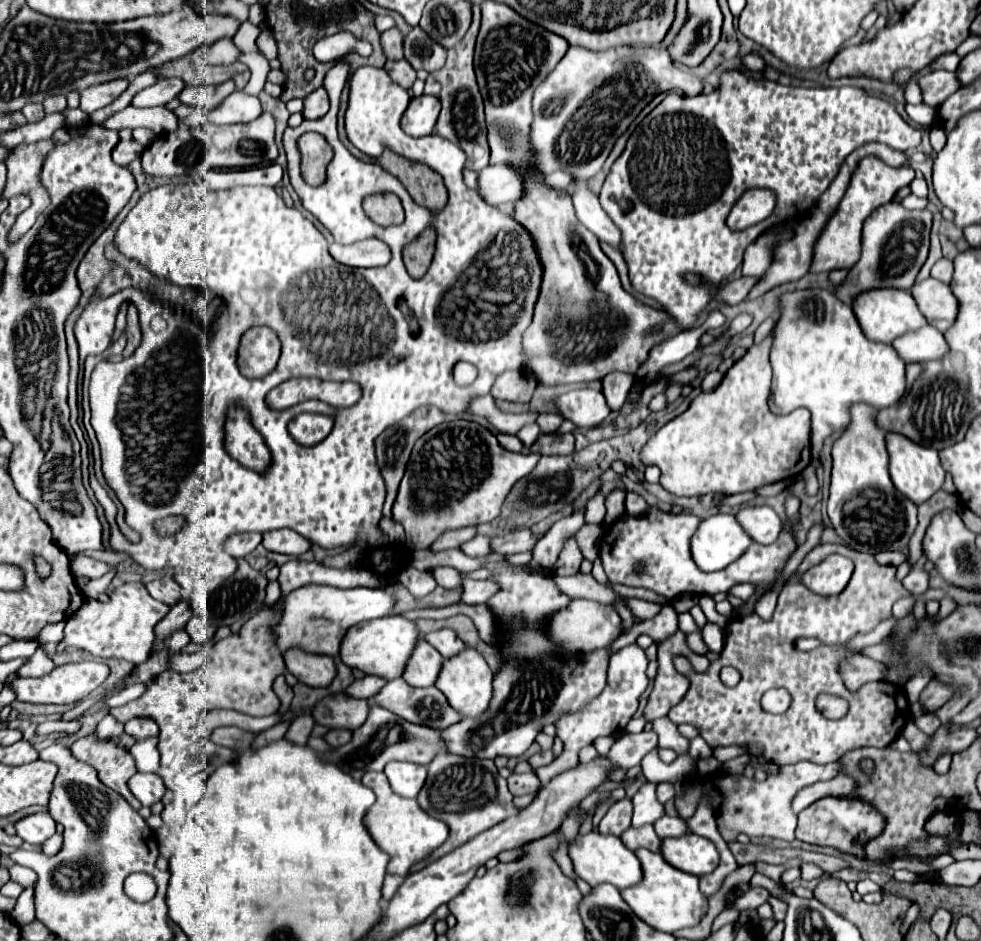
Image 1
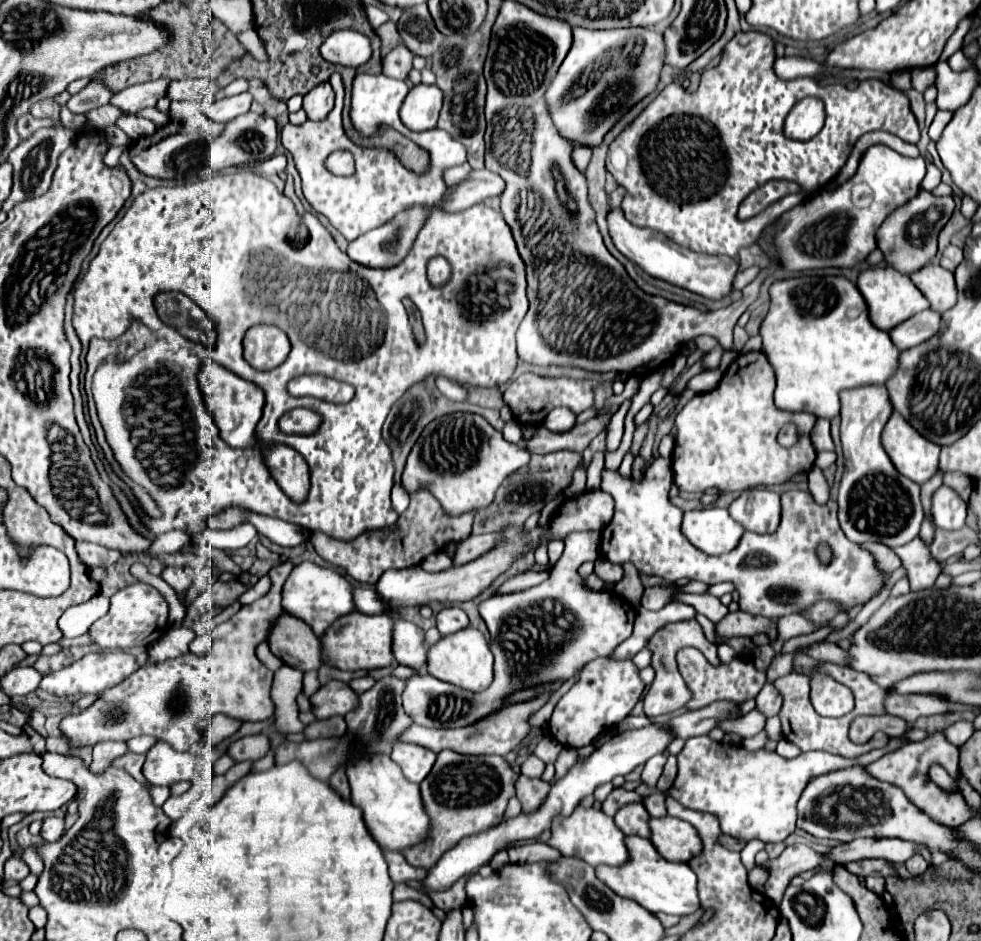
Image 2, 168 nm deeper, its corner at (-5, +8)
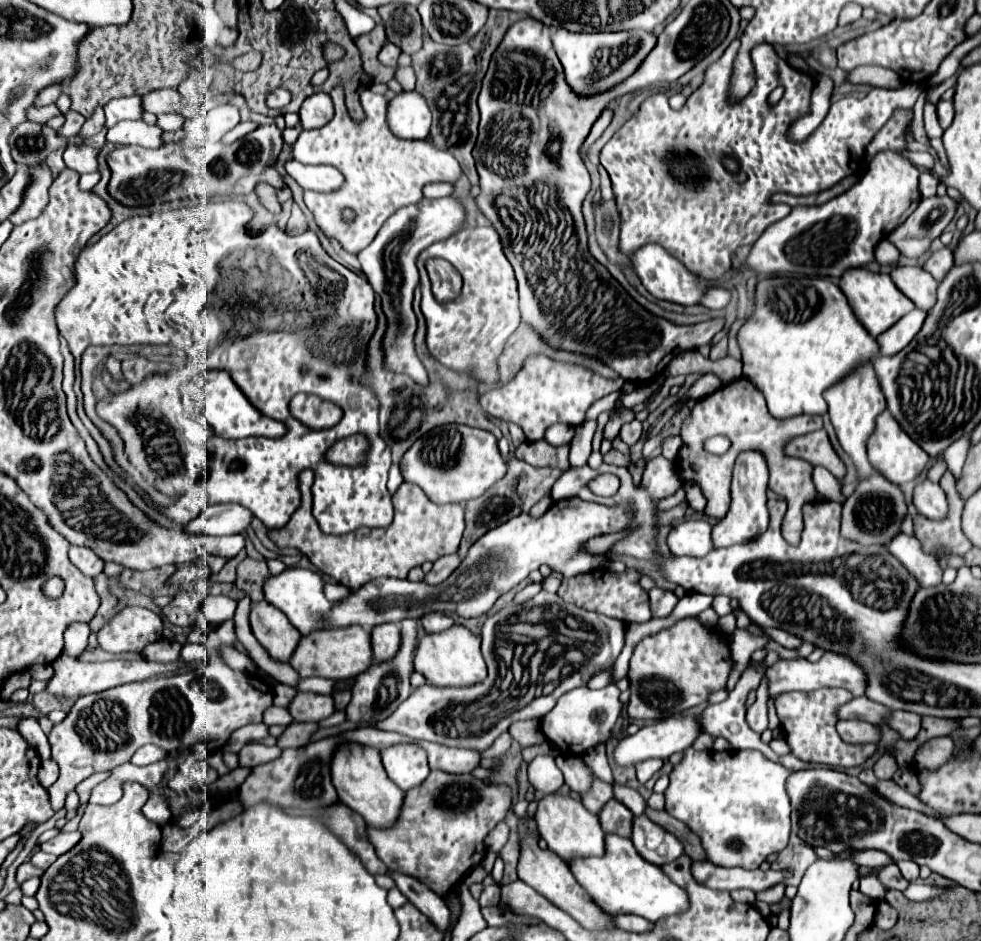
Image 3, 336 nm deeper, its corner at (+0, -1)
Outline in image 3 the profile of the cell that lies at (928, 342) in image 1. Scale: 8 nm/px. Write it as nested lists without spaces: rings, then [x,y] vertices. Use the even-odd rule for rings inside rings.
[[[913,309],[911,313],[901,317],[897,321],[897,325],[889,327],[889,333],[881,333],[881,337],[877,337],[879,353],[881,355],[899,353],[917,335],[923,321],[925,321],[925,311],[921,311],[921,309]]]

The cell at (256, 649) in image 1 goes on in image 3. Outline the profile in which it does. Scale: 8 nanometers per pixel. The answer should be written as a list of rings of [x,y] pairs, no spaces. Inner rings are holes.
[[[225,621],[207,635],[205,647],[209,663],[197,667],[185,677],[161,675],[79,697],[67,717],[53,725],[47,735],[51,757],[61,769],[59,779],[49,787],[51,807],[61,811],[65,795],[81,781],[93,773],[111,771],[117,765],[131,761],[133,753],[147,743],[157,745],[167,753],[189,751],[199,741],[213,741],[213,745],[223,747],[233,731],[249,723],[259,723],[263,711],[273,705],[273,693],[265,683],[247,681],[243,673],[223,665],[219,659],[219,647],[225,643],[233,645],[235,639],[233,621]]]

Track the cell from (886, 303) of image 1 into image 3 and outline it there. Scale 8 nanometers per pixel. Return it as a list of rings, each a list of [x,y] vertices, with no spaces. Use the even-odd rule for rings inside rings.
[[[857,267],[857,269],[849,269],[841,275],[839,281],[839,289],[845,293],[849,305],[853,307],[855,317],[861,321],[861,325],[869,331],[871,337],[881,335],[883,331],[887,331],[891,325],[895,325],[899,321],[899,317],[903,317],[905,313],[909,313],[911,309],[915,309],[913,301],[909,301],[891,281],[891,277],[887,273],[873,273],[869,269]]]

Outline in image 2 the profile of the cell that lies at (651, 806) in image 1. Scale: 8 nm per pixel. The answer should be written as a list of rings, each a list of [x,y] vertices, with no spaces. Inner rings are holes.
[[[656,754],[652,756],[646,766],[644,766],[644,772],[642,772],[642,782],[648,786],[648,788],[656,788],[660,776],[662,776],[662,770],[664,770],[664,764],[666,764],[666,756],[664,754]]]

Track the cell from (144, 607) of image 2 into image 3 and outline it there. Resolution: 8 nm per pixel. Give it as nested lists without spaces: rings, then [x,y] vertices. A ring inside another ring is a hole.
[[[145,607],[119,611],[99,633],[99,645],[111,653],[141,653],[145,645],[161,639],[161,617]]]

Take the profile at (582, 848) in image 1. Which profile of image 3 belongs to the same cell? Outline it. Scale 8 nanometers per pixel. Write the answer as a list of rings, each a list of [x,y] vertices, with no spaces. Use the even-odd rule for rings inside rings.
[[[545,795],[537,803],[535,823],[539,835],[547,841],[547,847],[565,861],[573,857],[601,857],[605,853],[605,833],[599,825],[599,817],[589,813],[573,795]]]

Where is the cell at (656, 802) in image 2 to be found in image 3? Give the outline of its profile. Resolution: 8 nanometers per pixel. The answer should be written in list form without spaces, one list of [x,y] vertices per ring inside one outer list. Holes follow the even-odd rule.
[[[613,783],[613,797],[615,797],[617,801],[621,801],[625,807],[629,807],[633,815],[643,815],[643,813],[645,813],[647,801],[645,801],[635,789],[631,789],[631,787],[627,787],[627,785]]]

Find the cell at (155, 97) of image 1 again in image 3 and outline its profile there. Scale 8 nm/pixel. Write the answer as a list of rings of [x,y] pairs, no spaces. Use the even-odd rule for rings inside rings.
[[[125,97],[125,99],[113,99],[105,105],[105,115],[107,115],[107,127],[113,127],[119,121],[131,121],[131,119],[141,119],[143,109],[141,109],[141,97]]]

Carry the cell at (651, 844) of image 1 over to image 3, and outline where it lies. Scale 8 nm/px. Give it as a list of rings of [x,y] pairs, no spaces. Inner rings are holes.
[[[611,799],[603,805],[603,809],[599,813],[599,823],[605,833],[631,837],[633,813],[629,813],[629,809],[625,805],[621,805],[617,799]]]

